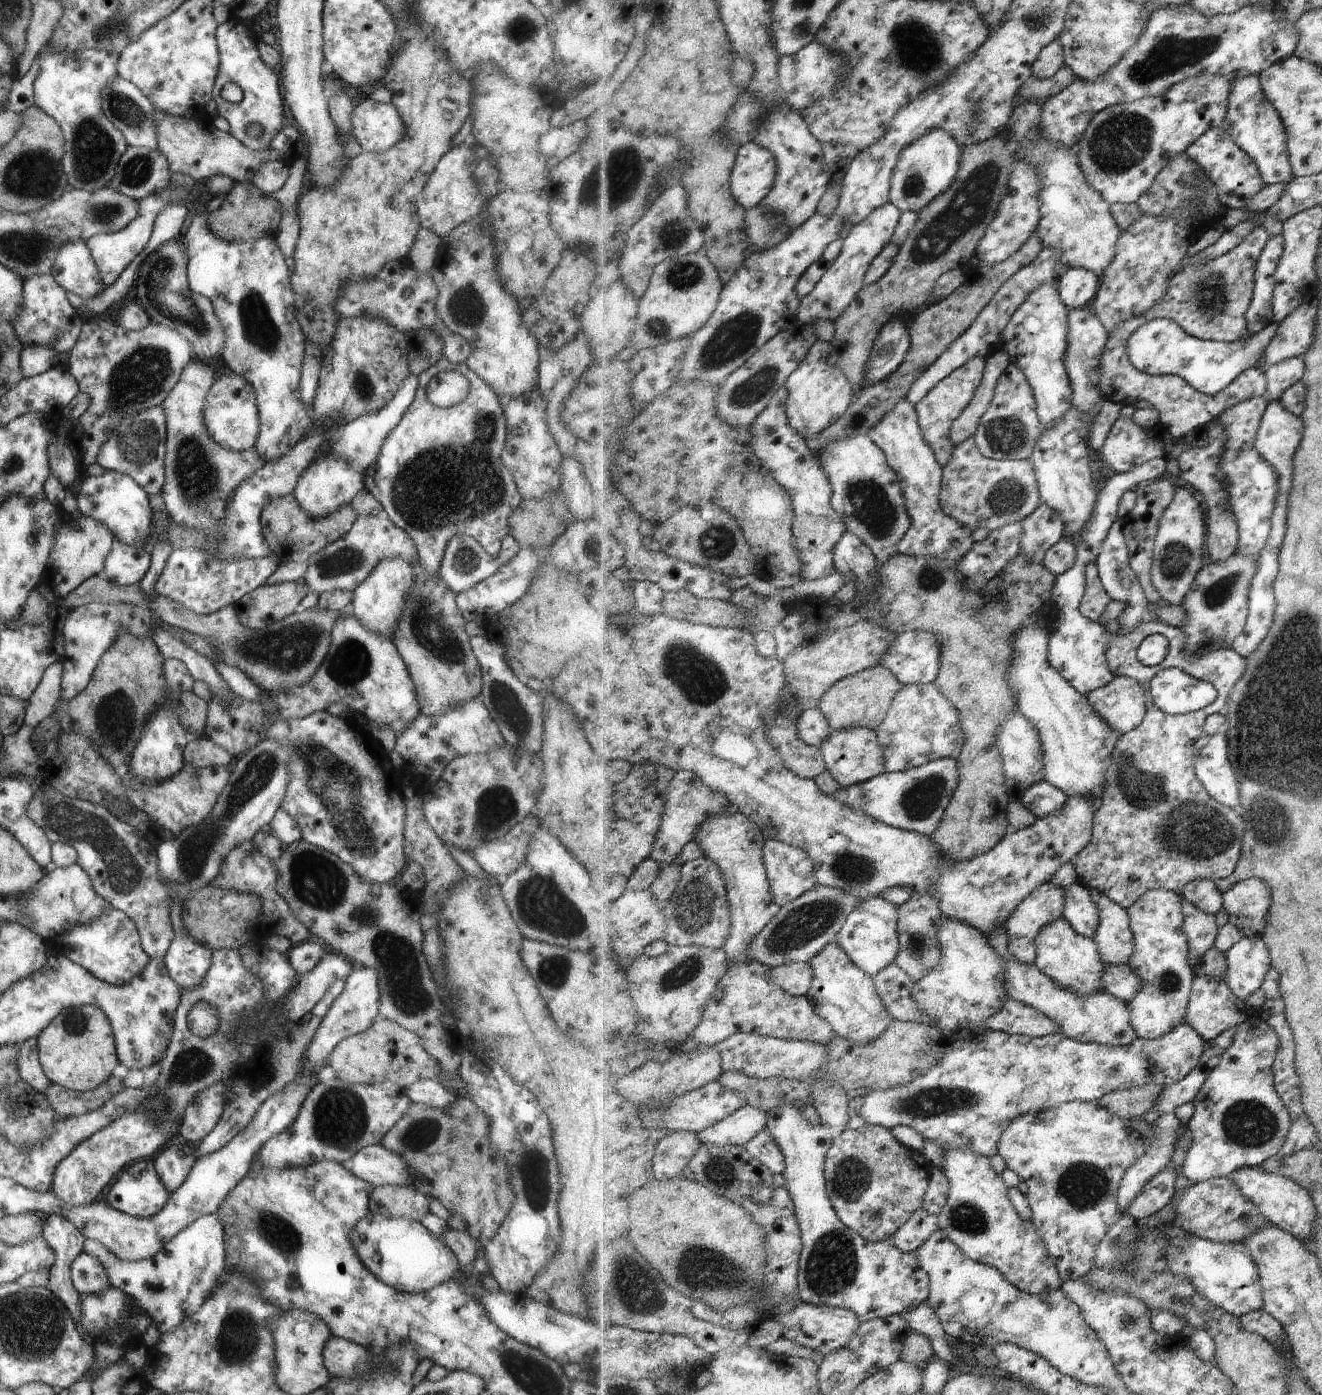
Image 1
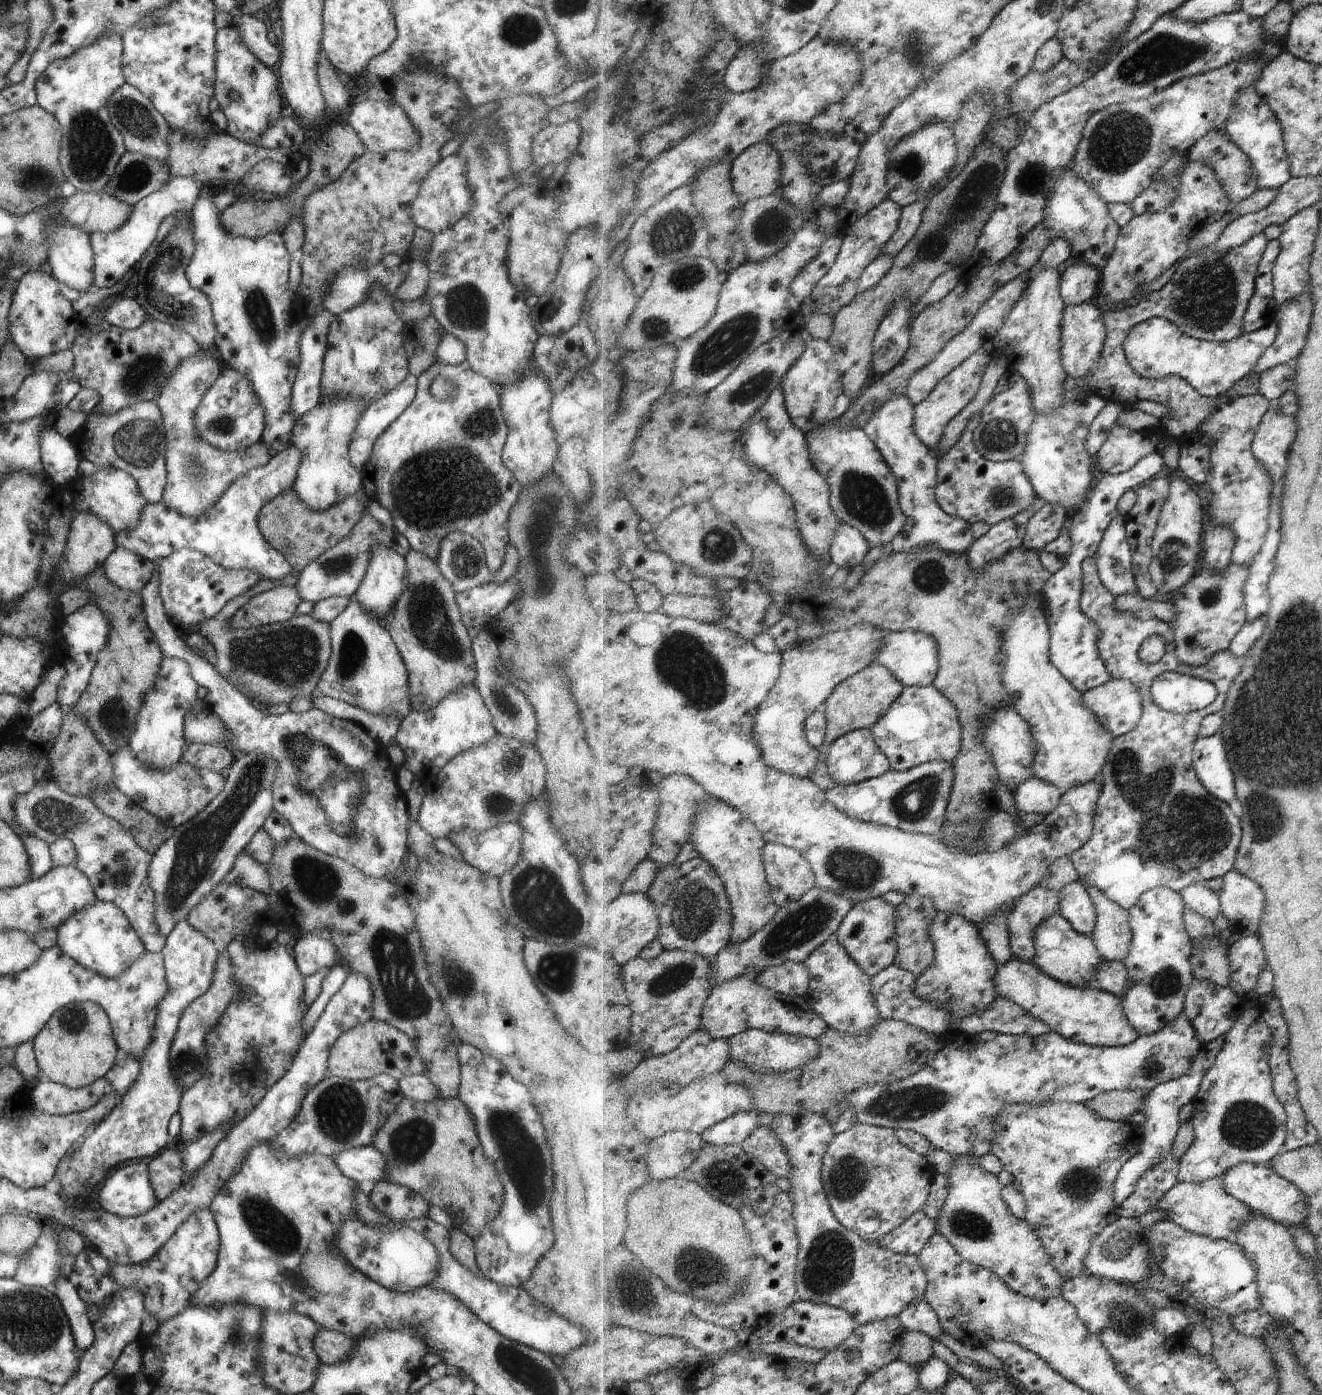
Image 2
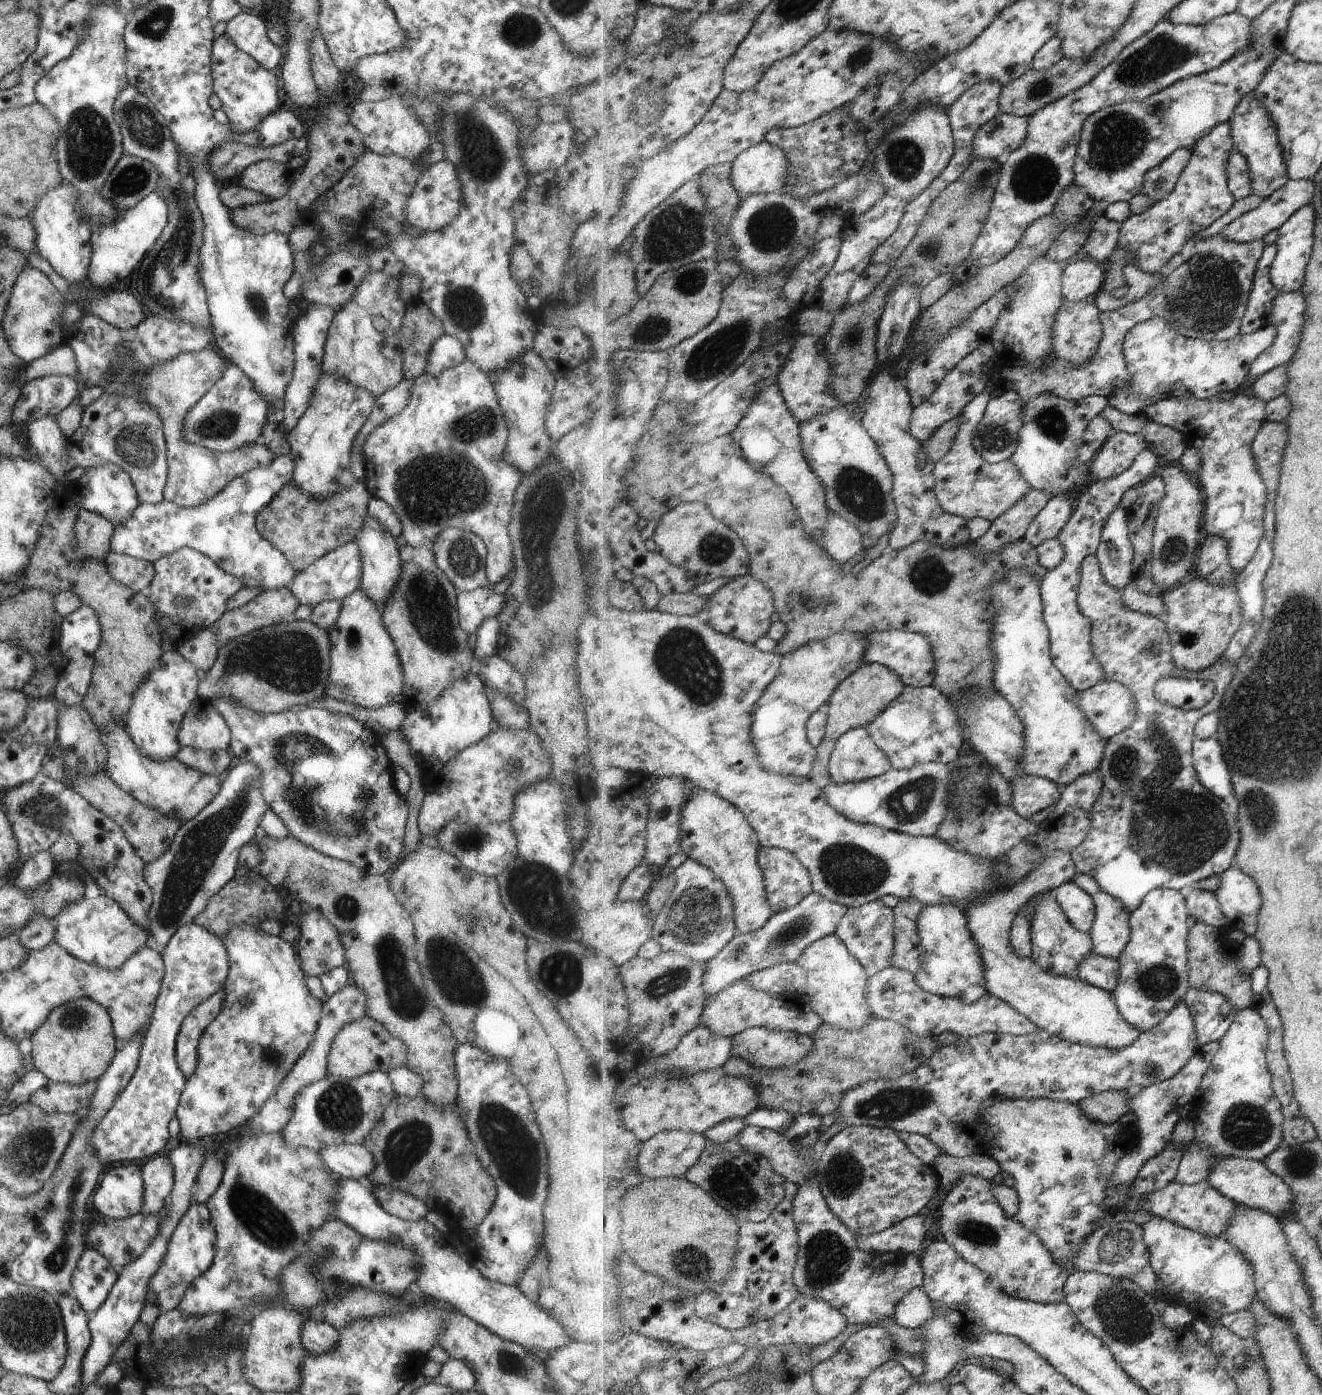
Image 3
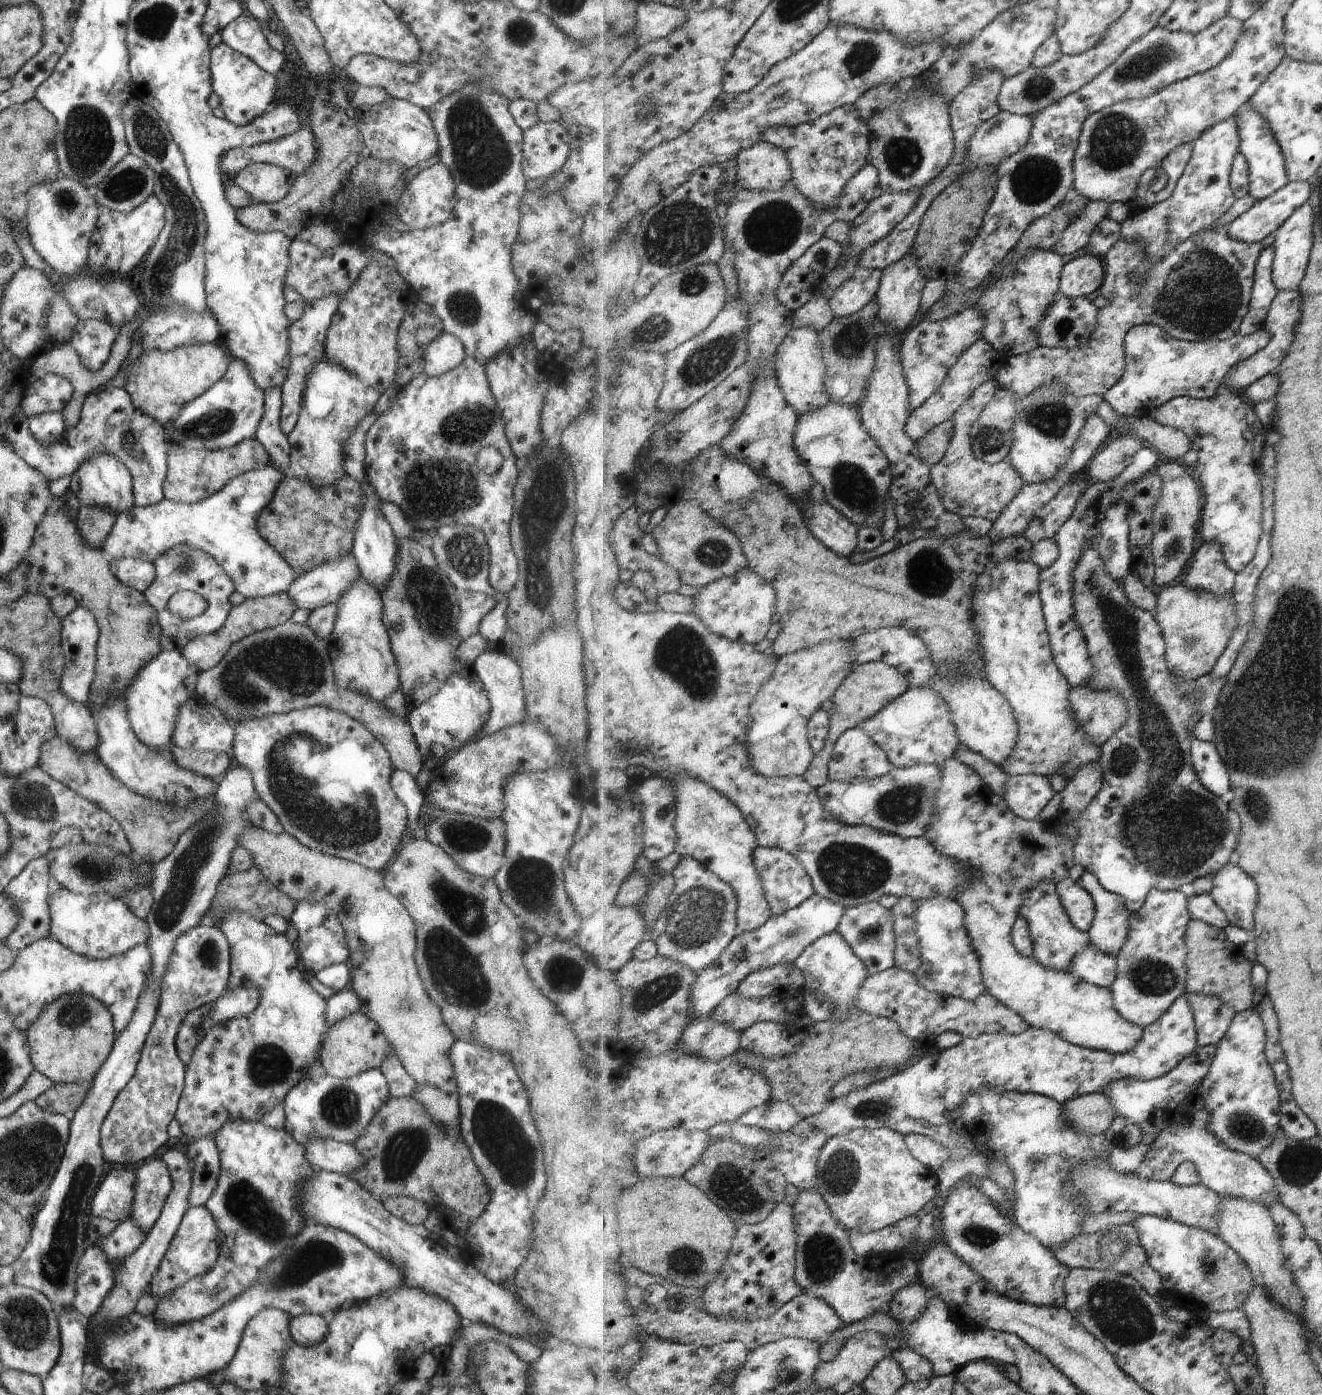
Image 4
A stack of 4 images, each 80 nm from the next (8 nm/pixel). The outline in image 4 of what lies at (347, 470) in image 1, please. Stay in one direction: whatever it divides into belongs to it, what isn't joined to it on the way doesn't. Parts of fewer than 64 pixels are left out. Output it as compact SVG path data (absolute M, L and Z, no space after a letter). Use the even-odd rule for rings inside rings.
M322 358L306 378L301 408L294 427L286 434L290 446L287 474L319 488L335 483L345 474L342 450L356 424L374 407L378 390L361 382L342 366Z

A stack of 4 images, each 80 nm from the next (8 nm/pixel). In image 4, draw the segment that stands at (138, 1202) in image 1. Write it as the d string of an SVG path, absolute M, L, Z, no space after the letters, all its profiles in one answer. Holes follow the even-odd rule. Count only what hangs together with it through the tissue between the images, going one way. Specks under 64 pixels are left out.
M135 1167L116 1171L111 1169L102 1178L90 1200L91 1216L122 1221L130 1216Z

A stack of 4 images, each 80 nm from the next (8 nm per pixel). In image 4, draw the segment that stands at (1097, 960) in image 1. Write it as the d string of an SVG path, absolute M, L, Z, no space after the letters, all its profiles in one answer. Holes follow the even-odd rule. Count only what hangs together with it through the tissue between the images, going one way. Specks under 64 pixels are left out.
M1045 881L1030 891L1020 910L1020 916L1027 919L1030 935L1034 942L1034 957L1047 968L1056 971L1073 972L1074 957L1091 946L1089 931L1082 931L1072 923L1061 902L1057 883Z

